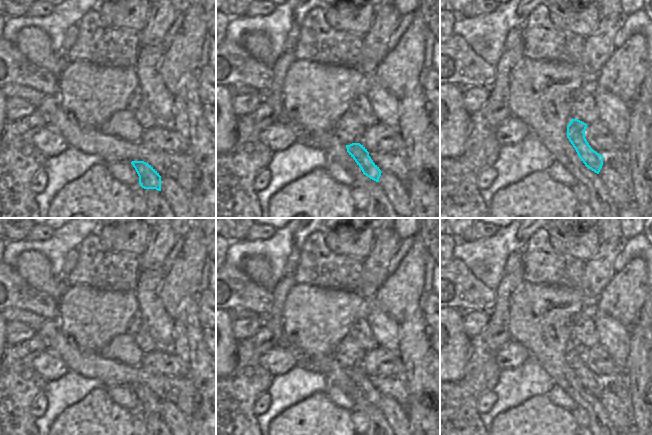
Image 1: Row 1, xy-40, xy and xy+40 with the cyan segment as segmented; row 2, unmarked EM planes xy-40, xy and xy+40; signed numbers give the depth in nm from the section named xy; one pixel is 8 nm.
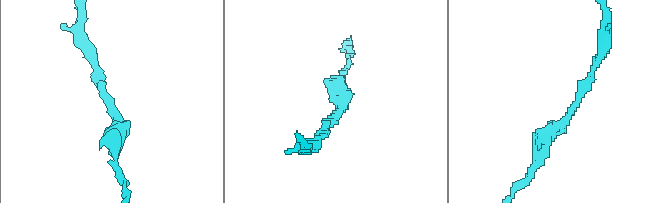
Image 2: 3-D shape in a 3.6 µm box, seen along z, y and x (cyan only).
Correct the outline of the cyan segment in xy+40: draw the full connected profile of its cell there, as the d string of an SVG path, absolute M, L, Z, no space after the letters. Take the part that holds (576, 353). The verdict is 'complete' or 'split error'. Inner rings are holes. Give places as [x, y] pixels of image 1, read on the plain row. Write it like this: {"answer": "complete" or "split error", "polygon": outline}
{"answer": "complete", "polygon": "M572 342L567 350L567 362L585 390L599 398L603 390L603 379L594 375L587 366L585 362L586 352L586 347Z"}

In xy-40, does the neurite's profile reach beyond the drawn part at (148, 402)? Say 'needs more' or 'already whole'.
already whole

